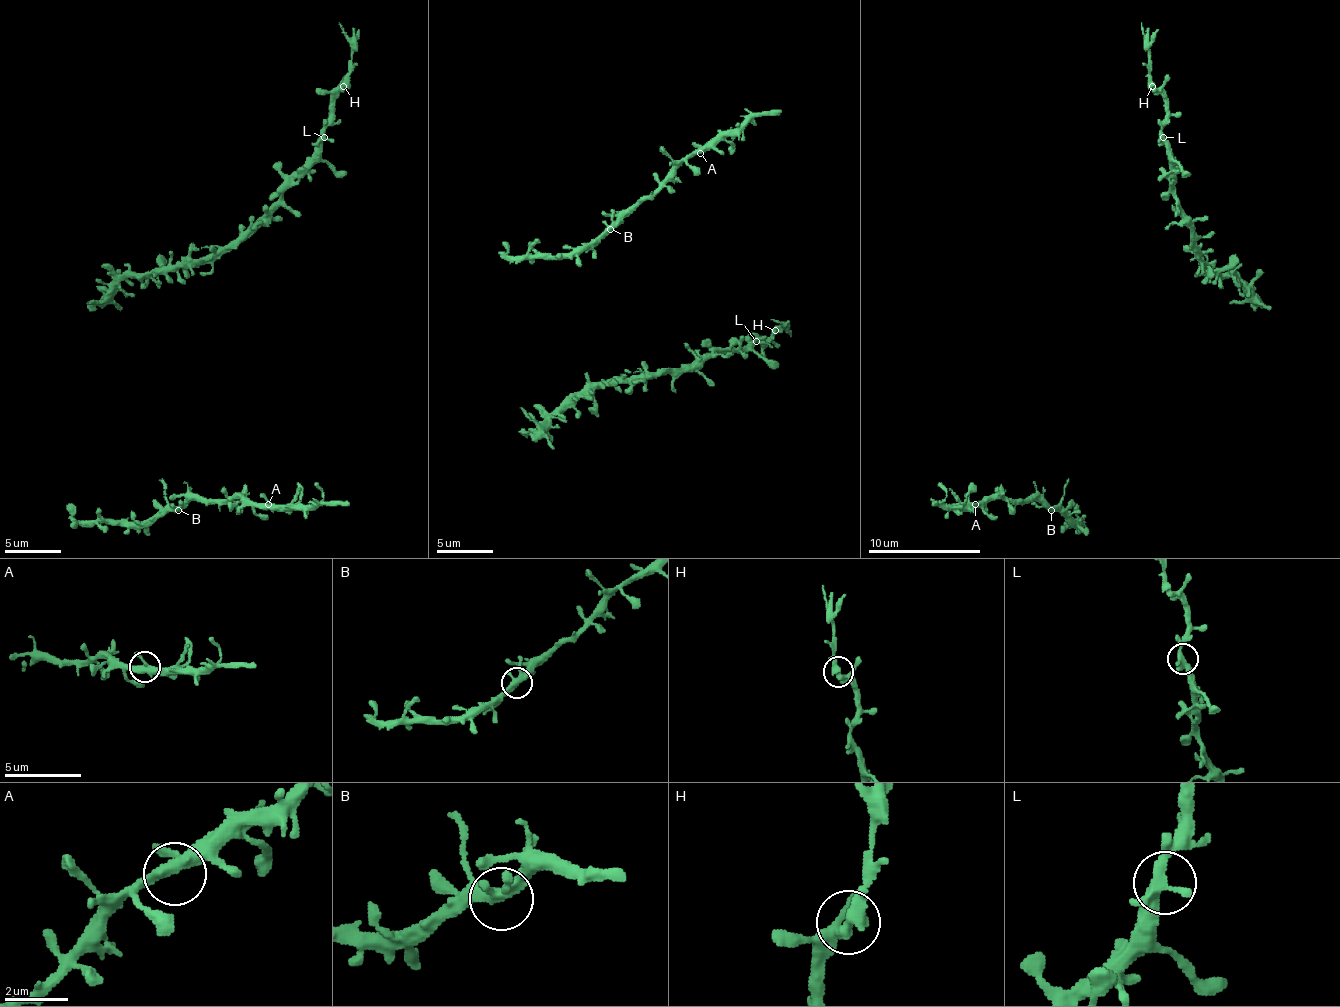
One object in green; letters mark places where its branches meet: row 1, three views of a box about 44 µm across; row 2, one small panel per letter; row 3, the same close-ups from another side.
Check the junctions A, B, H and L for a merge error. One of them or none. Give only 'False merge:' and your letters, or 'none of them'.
False merge: H

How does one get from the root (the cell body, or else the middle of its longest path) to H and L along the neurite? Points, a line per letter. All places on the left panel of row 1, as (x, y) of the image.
H: (153, 277), (161, 271), (212, 263), (254, 224), (313, 156), (330, 114), (330, 98), (344, 86)
L: (153, 277), (161, 271), (178, 271), (201, 263), (212, 263), (279, 199), (279, 190), (304, 165), (324, 137)

